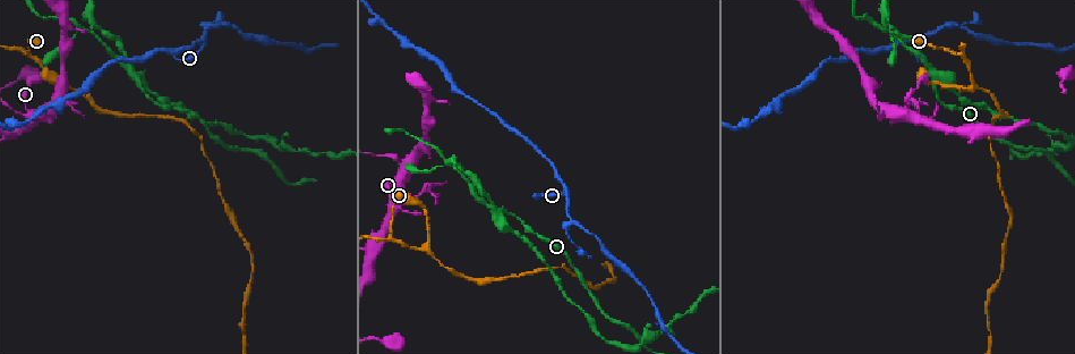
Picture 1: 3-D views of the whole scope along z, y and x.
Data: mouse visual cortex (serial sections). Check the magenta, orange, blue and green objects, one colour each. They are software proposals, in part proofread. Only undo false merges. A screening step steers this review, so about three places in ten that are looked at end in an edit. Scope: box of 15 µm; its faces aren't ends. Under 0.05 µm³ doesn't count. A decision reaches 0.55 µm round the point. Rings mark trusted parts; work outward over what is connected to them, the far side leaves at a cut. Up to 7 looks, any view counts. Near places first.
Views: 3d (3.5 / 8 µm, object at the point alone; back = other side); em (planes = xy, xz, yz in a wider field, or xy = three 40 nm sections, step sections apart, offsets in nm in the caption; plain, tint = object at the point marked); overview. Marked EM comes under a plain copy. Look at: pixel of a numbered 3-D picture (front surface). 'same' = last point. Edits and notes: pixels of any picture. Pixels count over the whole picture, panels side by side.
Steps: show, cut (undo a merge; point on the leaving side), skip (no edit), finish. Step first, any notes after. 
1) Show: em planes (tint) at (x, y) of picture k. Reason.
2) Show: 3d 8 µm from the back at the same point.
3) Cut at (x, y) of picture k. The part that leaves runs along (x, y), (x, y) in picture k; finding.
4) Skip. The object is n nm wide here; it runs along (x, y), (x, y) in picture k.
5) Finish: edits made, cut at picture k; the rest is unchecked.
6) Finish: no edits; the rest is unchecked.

Show: 3d 3.5 µm at (501, 215) of picture 1. Abrupt turn.

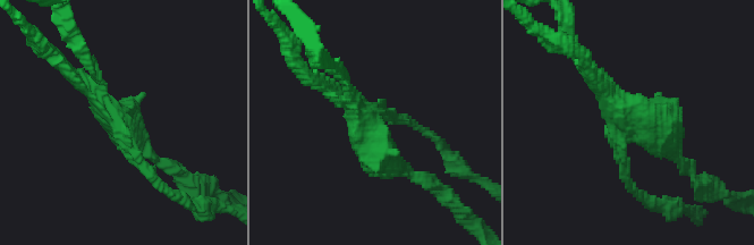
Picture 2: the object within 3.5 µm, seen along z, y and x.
Show: em xy step 1 (tint) at (634, 121) of picture 2.

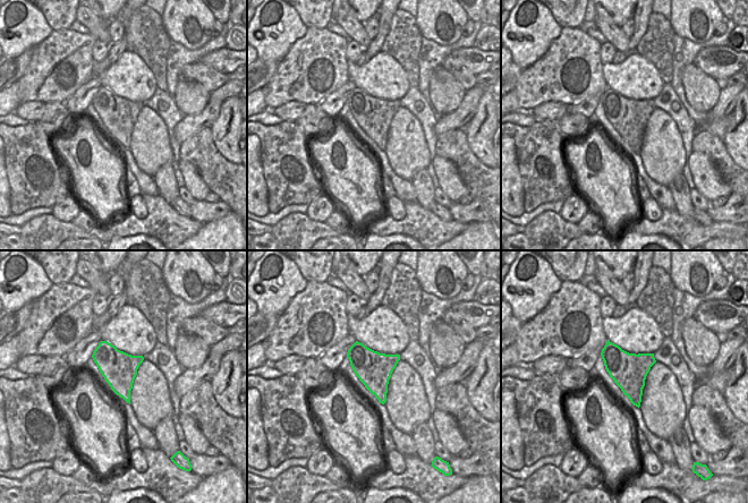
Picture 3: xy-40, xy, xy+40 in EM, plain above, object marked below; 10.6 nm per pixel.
Cut at (657, 118) of picture 2. The object is 380 nm wide here; the part that leaves runs along (626, 129), (658, 123), (689, 171) in picture 2; a second cell is stuck on.

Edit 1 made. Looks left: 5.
Show: overview.

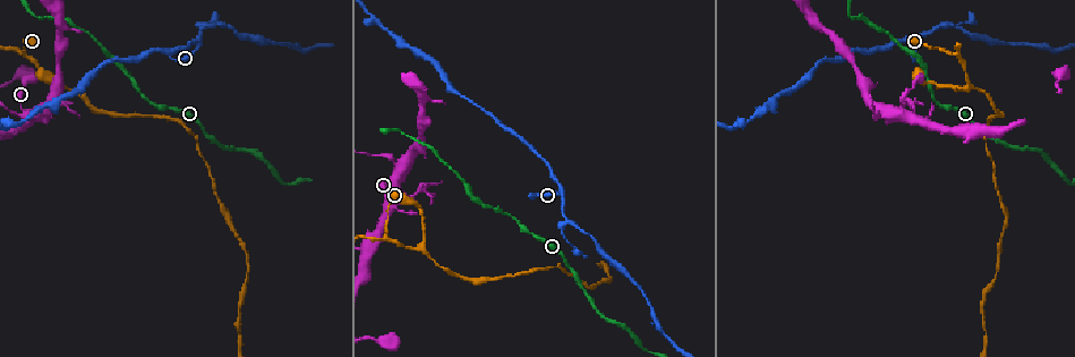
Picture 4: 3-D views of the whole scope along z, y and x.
Show: 3d 3.5 µm at (406, 194) of picture 4. Thick turns thin.

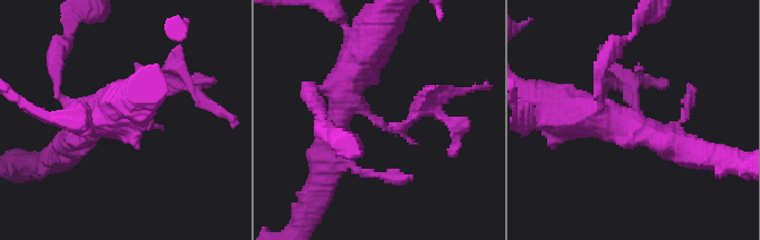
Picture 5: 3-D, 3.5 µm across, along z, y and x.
Show: em xy step 2 (tint) at (379, 125) of picture 5.

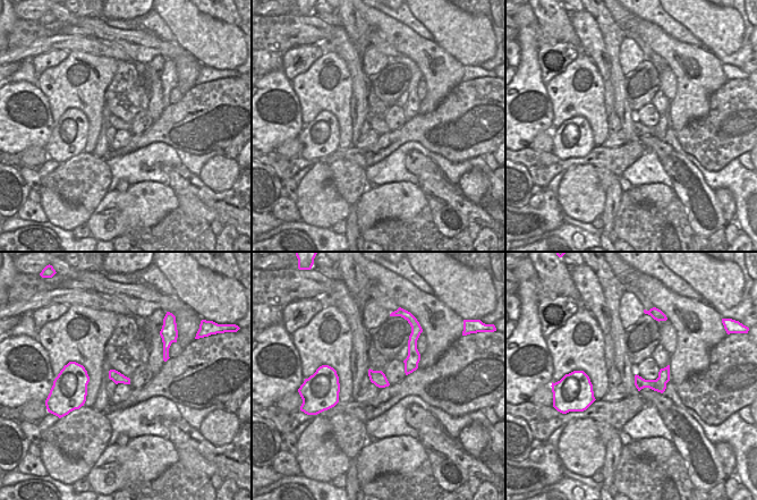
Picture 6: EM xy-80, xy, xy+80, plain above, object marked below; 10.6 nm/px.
Show: em xy step 5 (tint) at the same point.

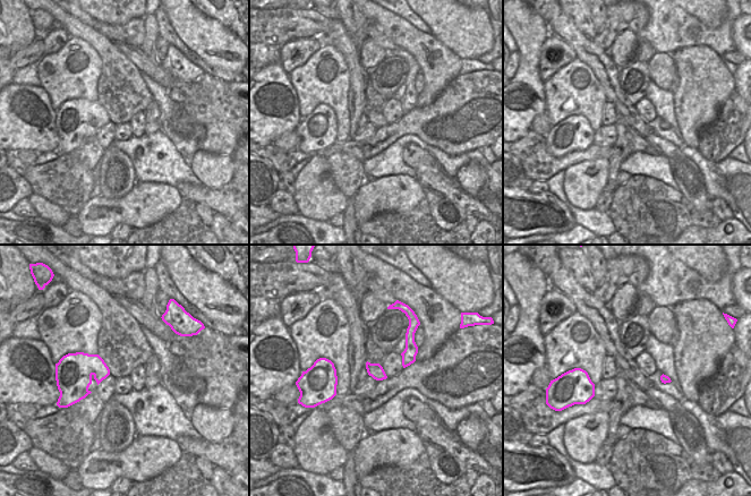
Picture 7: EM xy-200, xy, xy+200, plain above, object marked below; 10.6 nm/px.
Cut at (639, 82) of picture 5. The object is 150 nm wide here; the part that leaves runs along (635, 108), (621, 86), (662, 83) in picture 5; a second cell is stuck on.

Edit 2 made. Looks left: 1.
Show: 3d 3.5 µm at (939, 26) of picture 4. Three-way junction.

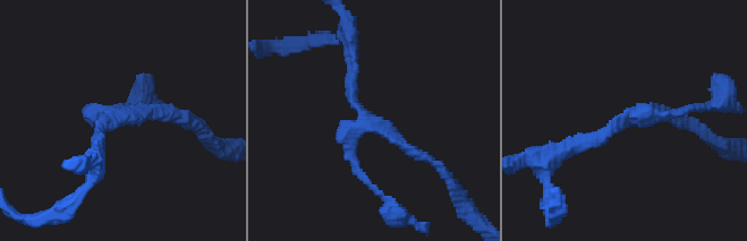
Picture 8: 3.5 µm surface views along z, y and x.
Skip. It runs along (355, 60), (358, 110), (435, 165) in picture 8; continuous, no second cell.

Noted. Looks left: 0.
Finish: edits made, cut at picture 2, cut at picture 5; the rest is unchecked.

